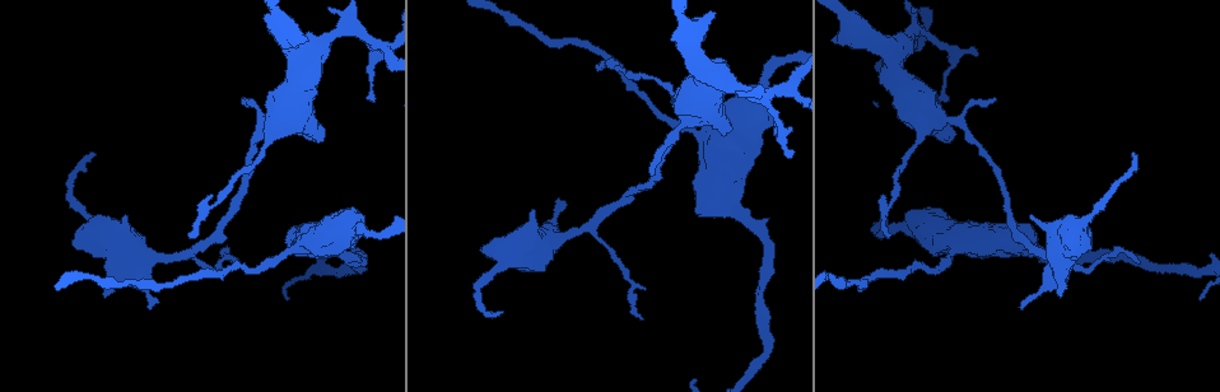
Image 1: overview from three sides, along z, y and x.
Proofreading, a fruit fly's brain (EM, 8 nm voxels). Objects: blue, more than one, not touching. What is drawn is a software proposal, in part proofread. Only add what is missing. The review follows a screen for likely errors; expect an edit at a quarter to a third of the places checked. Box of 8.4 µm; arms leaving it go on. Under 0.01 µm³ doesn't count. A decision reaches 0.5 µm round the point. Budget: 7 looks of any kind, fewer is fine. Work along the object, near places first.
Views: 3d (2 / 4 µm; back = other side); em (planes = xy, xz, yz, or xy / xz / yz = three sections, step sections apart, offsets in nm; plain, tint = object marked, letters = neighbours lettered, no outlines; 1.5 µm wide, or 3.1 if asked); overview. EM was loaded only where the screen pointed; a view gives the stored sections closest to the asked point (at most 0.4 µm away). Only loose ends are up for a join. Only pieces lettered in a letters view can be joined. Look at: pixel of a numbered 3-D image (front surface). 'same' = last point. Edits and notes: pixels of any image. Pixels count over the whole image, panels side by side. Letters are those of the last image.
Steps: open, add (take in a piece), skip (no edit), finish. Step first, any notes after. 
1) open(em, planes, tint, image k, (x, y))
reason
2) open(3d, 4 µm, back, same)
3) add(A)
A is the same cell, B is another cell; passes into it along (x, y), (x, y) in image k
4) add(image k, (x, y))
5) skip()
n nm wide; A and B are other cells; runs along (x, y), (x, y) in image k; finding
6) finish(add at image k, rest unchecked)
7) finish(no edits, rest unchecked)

open(3d, 2 µm, image 1, (103, 294))
branch stops here

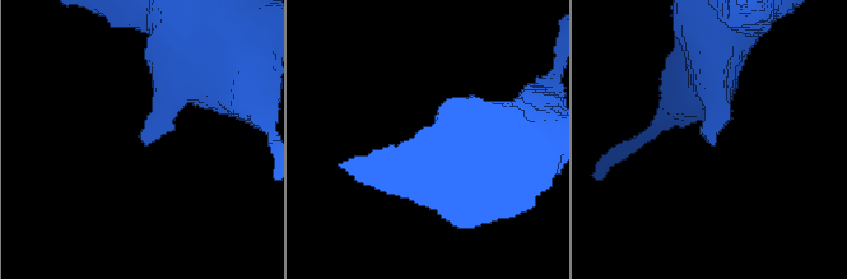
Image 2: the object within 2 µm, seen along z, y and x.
open(em, xy, step 8, letters, image 2, (147, 145))

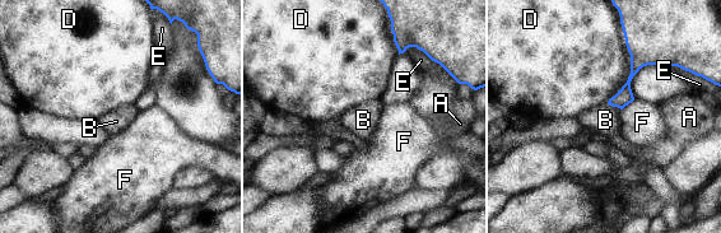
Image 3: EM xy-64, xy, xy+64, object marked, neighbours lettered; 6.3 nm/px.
open(em, planes, letters, same)
cut it another way

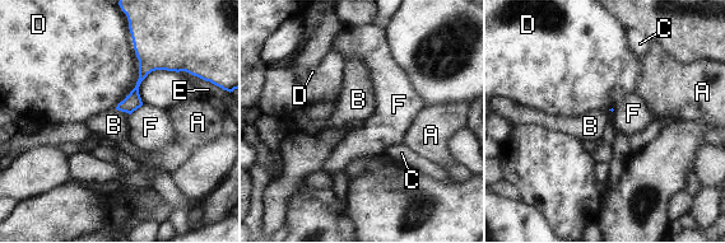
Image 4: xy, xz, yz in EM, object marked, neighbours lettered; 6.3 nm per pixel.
skip()
A, B, C, D, E and F are other cells; none of them fits

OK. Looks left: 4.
open(em, yz, step 4, letters, image 1, (502, 311))
tapers out

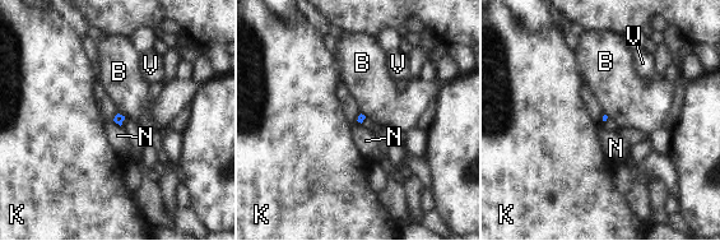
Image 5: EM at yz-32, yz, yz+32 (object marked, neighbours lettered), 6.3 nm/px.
open(em, planes, letters, same)
another direction

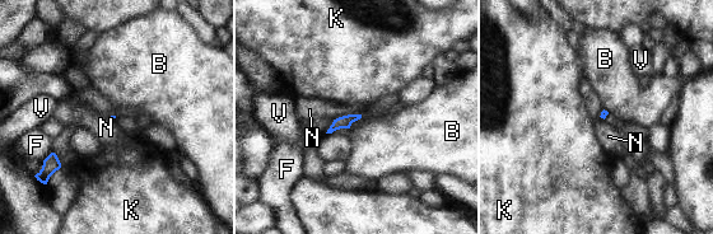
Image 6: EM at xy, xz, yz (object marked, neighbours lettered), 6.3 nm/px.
skip()
B, F, K, N and V are other cells; none of them fits

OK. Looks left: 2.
open(em, xz, step 8, letters, image 1, (947, 100))
thin end

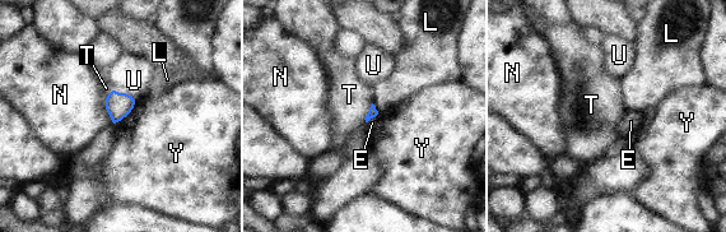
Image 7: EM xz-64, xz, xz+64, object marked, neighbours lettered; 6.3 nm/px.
open(em, yz, step 4, letters, same)
another direction

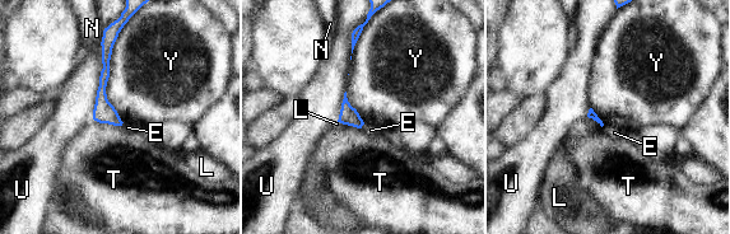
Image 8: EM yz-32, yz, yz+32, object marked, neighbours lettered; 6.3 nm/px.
skip()
E, L, N, T, U and Y are other cells; runs along (105, 45), (102, 107), (117, 122) in image 8; none of them fits

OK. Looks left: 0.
finish(no edits, rest unchecked)

